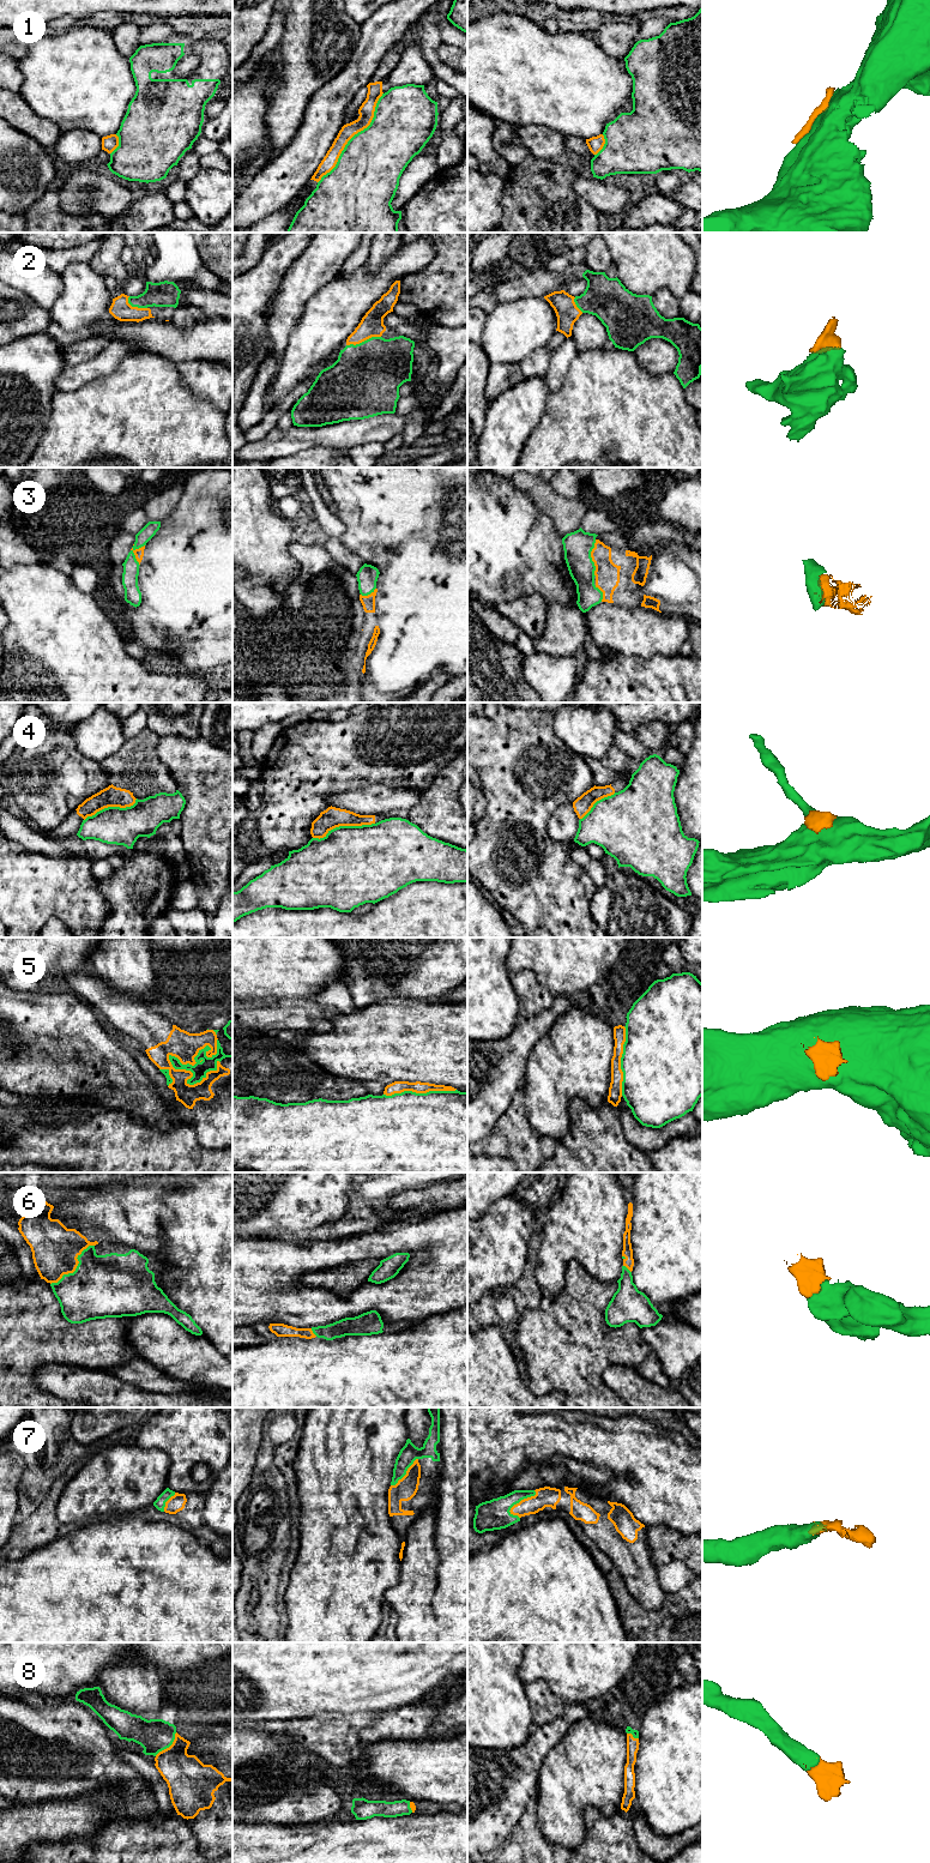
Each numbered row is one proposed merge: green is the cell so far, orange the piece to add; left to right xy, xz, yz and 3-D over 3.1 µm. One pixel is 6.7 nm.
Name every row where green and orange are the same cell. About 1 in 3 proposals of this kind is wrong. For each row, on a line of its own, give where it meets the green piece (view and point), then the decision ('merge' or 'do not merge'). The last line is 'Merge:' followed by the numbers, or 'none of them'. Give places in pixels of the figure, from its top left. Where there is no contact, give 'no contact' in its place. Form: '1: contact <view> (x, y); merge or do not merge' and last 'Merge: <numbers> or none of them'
1: contact xz (352, 137); do not merge
2: contact xz (364, 341); merge
3: contact yz (591, 558); merge
4: contact xz (343, 826); do not merge
5: contact xy (188, 1063); do not merge
6: contact xy (77, 1267); merge
7: contact yz (521, 1499); merge
8: contact xy (168, 1747); merge
Merge: 2, 3, 6, 7, 8

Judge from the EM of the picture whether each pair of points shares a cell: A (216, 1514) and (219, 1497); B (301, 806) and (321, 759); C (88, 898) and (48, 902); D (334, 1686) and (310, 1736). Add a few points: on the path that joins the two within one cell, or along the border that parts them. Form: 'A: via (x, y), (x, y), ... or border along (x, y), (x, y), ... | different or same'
A: via (219, 1511), (219, 1501) | same
B: via (307, 794), (322, 777), (321, 771) | same
C: via (78, 899), (58, 902) | same
D: border along (350, 1713), (315, 1714), (309, 1718), (294, 1719) | different

